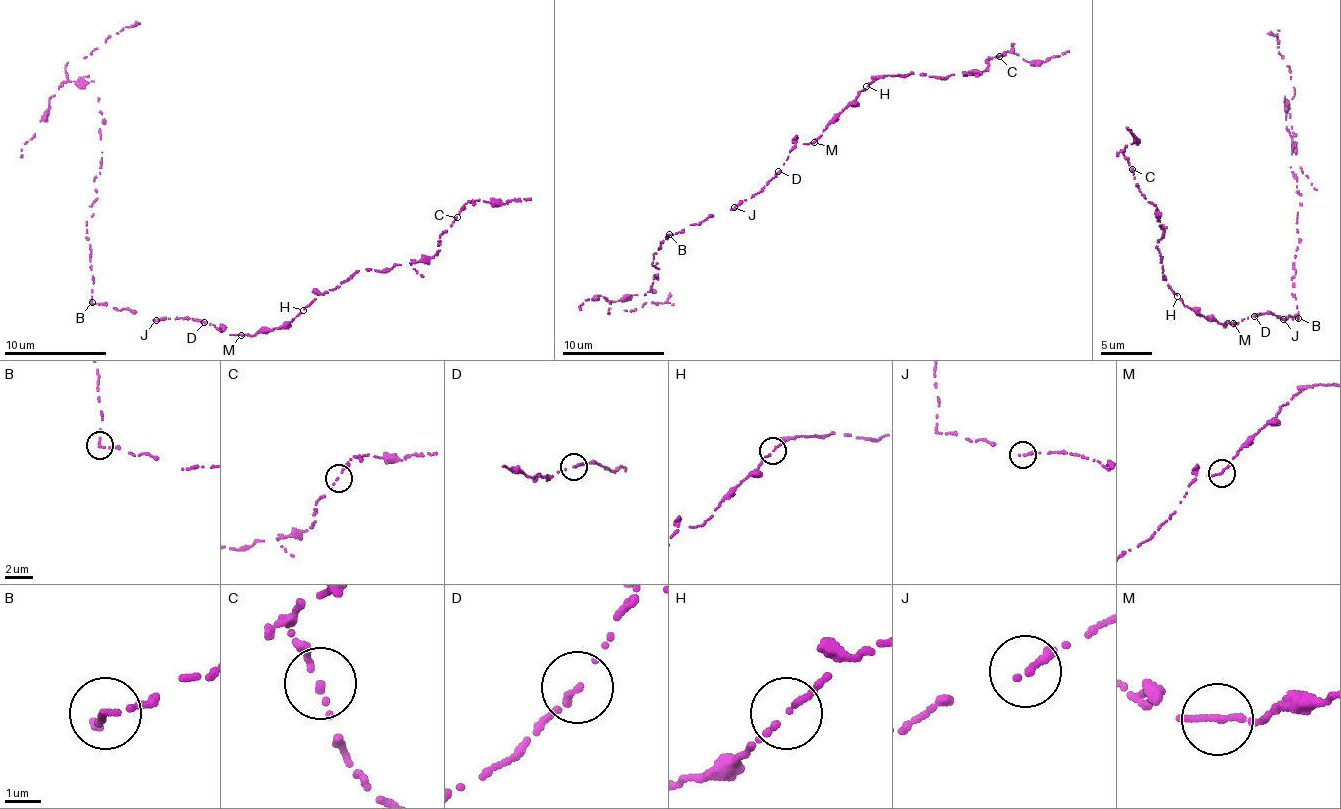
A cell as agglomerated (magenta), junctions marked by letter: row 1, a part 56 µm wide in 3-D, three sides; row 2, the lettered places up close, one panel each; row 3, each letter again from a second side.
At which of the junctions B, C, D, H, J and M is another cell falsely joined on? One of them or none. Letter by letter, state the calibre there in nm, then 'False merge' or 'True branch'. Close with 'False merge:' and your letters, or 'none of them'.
B: Thickness 200 nm. False merge
C: Thickness 140 nm. True branch
D: Thickness 140 nm. True branch
H: Thickness 150 nm. True branch
J: Thickness 260 nm. True branch
M: Thickness 240 nm. True branch
False merge: B

